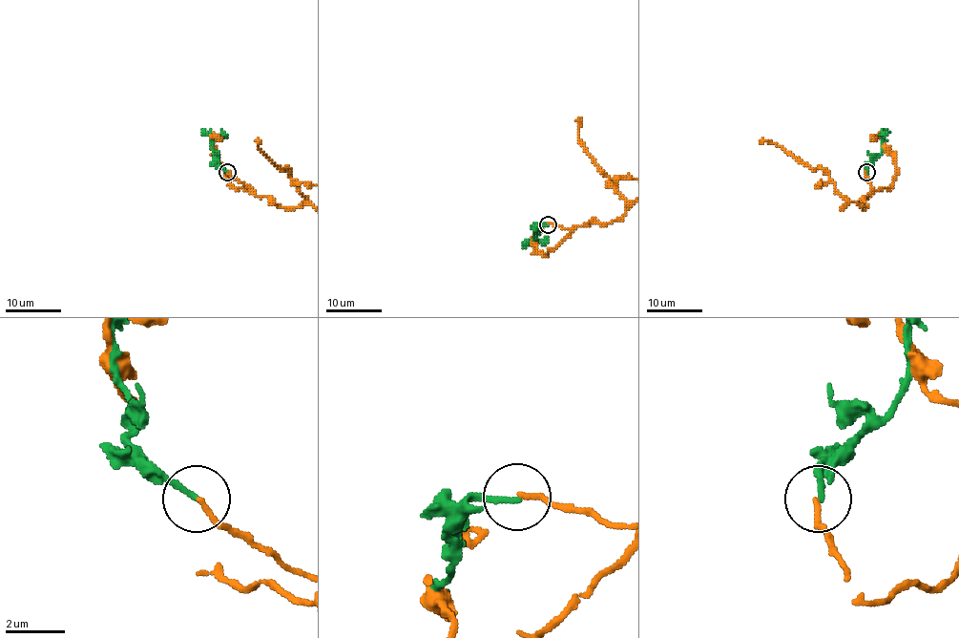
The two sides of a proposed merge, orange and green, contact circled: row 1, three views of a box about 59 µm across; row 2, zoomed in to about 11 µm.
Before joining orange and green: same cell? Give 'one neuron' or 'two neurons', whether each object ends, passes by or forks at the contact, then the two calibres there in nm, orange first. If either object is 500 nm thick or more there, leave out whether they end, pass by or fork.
two neurons; orange ends; green ends; calibres 170 and 190 nm

